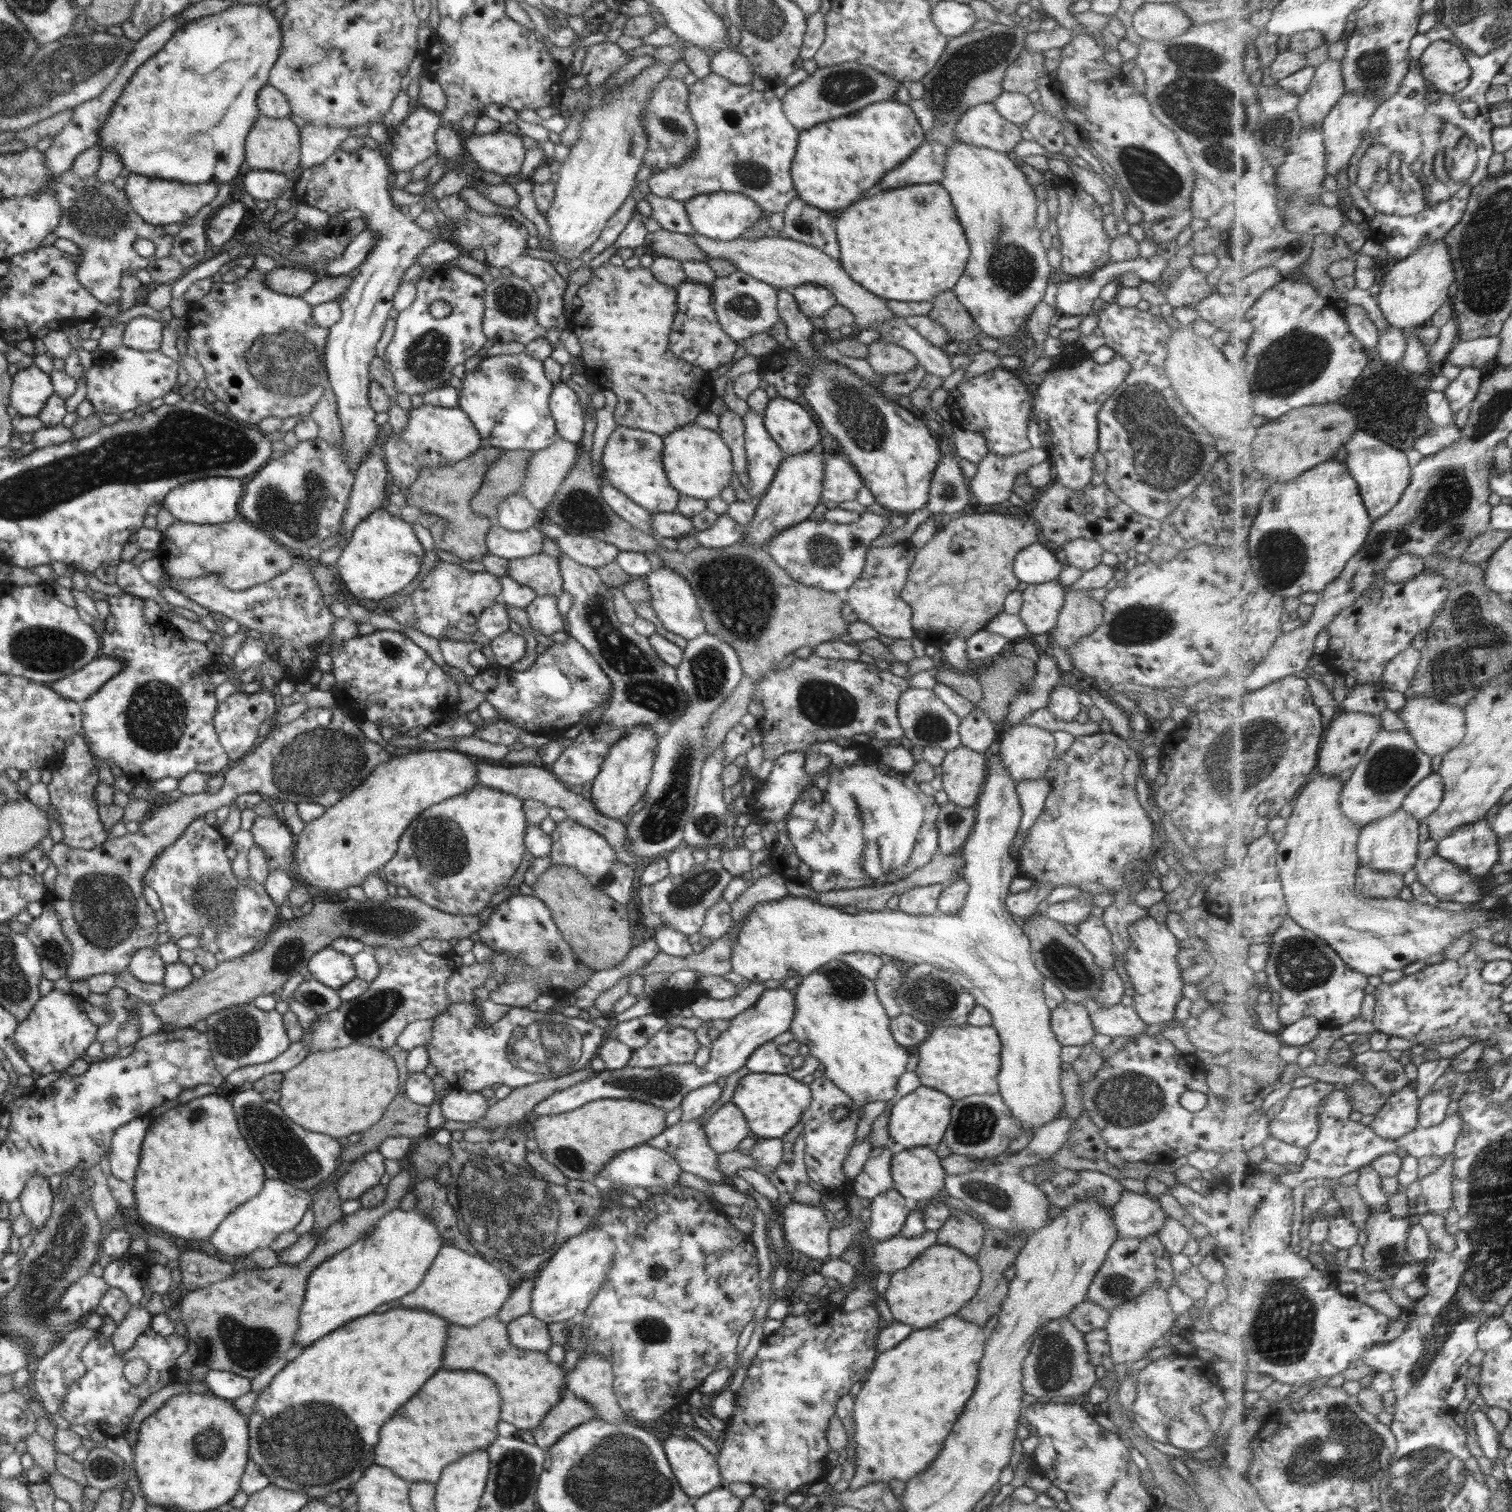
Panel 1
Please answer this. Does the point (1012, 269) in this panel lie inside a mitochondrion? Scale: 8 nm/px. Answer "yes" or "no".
yes

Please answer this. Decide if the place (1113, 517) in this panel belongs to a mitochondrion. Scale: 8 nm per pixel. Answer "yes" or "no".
no

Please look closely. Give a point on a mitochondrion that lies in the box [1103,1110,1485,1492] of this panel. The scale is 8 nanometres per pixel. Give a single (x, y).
(1351, 1445)

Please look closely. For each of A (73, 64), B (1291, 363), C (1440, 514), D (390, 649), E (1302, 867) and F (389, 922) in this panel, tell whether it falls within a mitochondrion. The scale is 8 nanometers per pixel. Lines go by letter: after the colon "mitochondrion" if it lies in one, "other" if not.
A: mitochondrion
B: mitochondrion
C: mitochondrion
D: mitochondrion
E: other
F: mitochondrion

